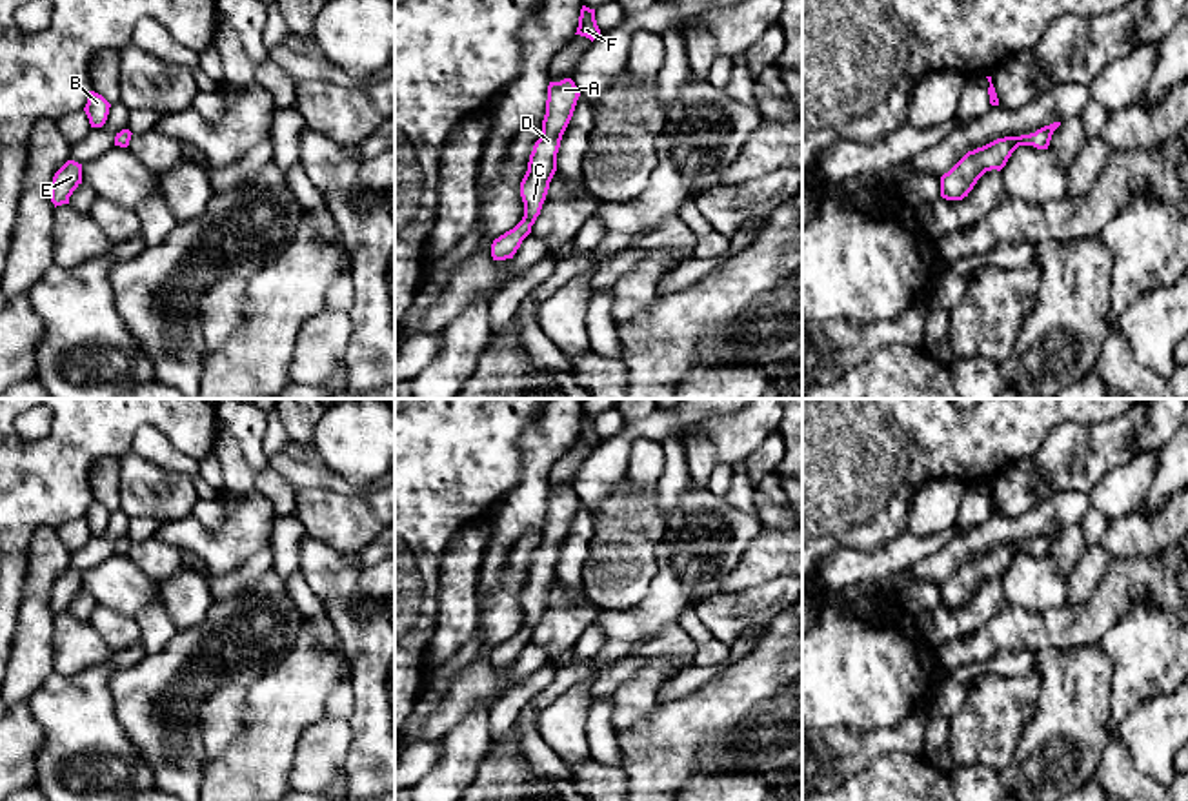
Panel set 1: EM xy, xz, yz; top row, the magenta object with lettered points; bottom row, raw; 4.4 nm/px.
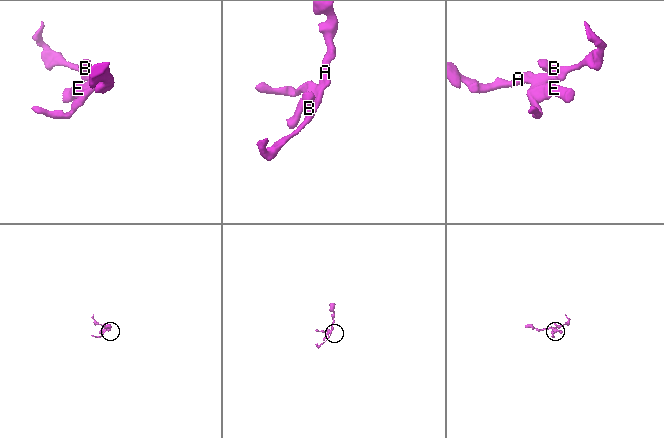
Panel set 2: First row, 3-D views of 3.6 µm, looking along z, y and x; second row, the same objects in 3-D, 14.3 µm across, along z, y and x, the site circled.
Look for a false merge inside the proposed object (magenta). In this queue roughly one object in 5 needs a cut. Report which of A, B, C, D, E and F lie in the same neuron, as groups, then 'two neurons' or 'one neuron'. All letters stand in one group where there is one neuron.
A B C D E F; one neuron

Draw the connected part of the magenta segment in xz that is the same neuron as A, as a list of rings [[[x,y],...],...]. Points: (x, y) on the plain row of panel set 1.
[[[571,486],[549,490],[542,542],[533,553],[528,579],[520,590],[524,624],[513,637],[493,648],[493,668],[513,666],[522,648],[531,641],[531,634],[540,623],[549,590],[557,579],[560,548],[573,524],[579,504],[580,501]]]

